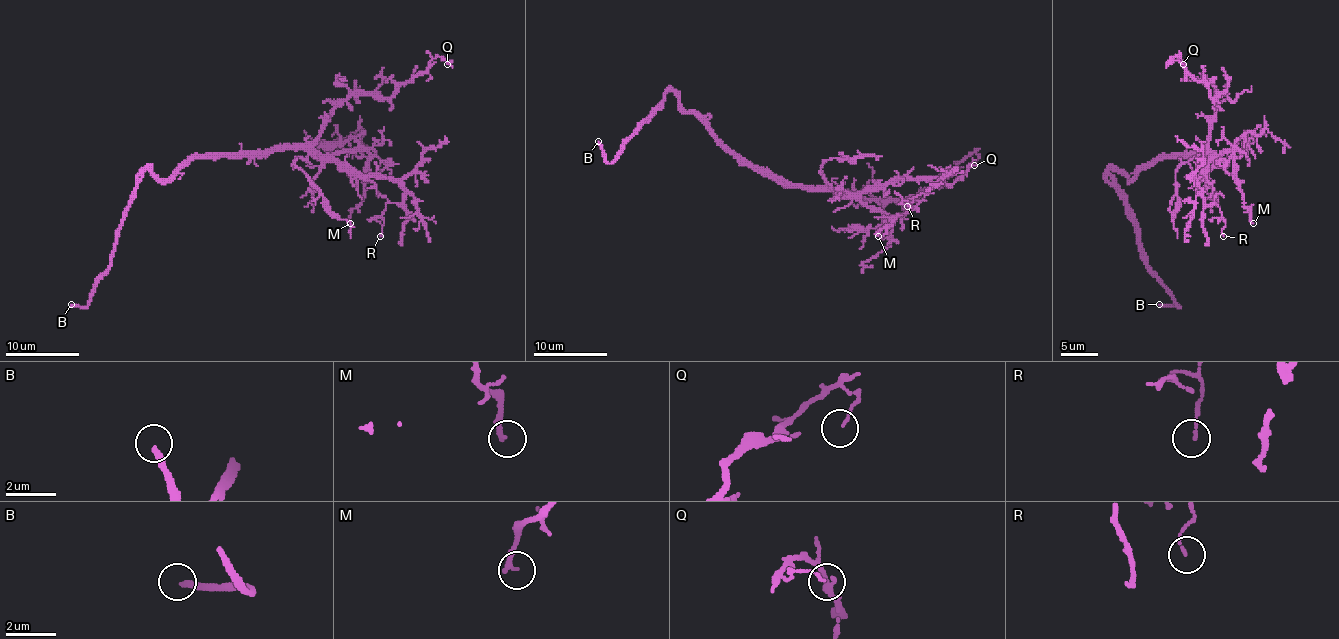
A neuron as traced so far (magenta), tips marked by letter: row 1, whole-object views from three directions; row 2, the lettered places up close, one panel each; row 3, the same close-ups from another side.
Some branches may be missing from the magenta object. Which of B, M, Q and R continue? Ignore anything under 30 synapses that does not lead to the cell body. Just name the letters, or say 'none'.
B

